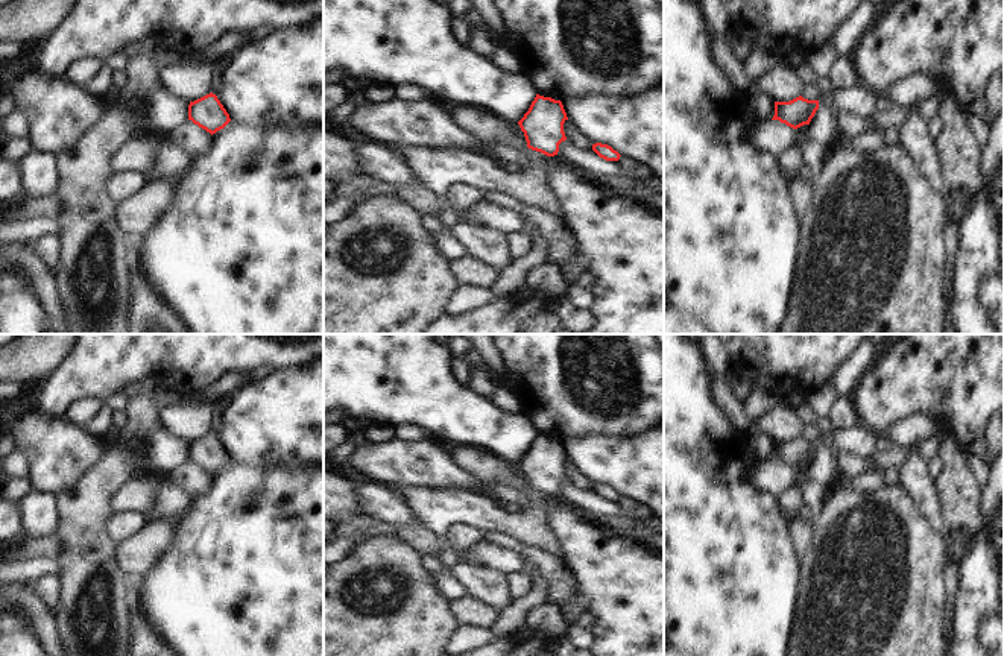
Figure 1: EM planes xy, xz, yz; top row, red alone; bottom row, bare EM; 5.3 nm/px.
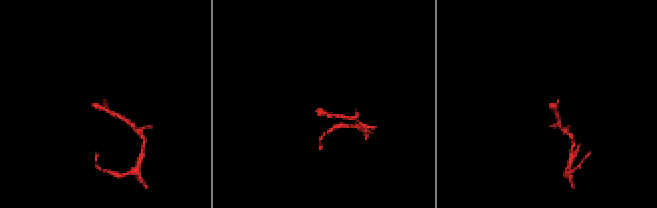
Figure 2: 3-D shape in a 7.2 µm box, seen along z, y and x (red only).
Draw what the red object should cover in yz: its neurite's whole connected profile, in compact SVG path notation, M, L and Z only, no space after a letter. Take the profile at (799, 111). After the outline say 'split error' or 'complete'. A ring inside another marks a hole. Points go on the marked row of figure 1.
M858 85L851 90L832 90L828 94L822 94L817 100L808 100L799 96L790 102L775 102L775 115L772 120L779 120L797 129L810 125L820 106L866 118L876 112L876 99L872 91Z; split error

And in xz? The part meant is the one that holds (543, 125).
M536 94L529 111L518 121L532 150L529 167L519 173L507 173L488 152L395 143L386 146L399 153L421 184L436 196L445 196L454 184L472 185L483 191L501 191L524 207L538 207L565 223L565 213L548 184L545 159L557 155L559 144L567 140L564 132L567 120L560 100Z; split error

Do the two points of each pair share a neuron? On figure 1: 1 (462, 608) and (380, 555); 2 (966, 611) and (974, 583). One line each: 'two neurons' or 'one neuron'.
1: two neurons
2: one neuron

